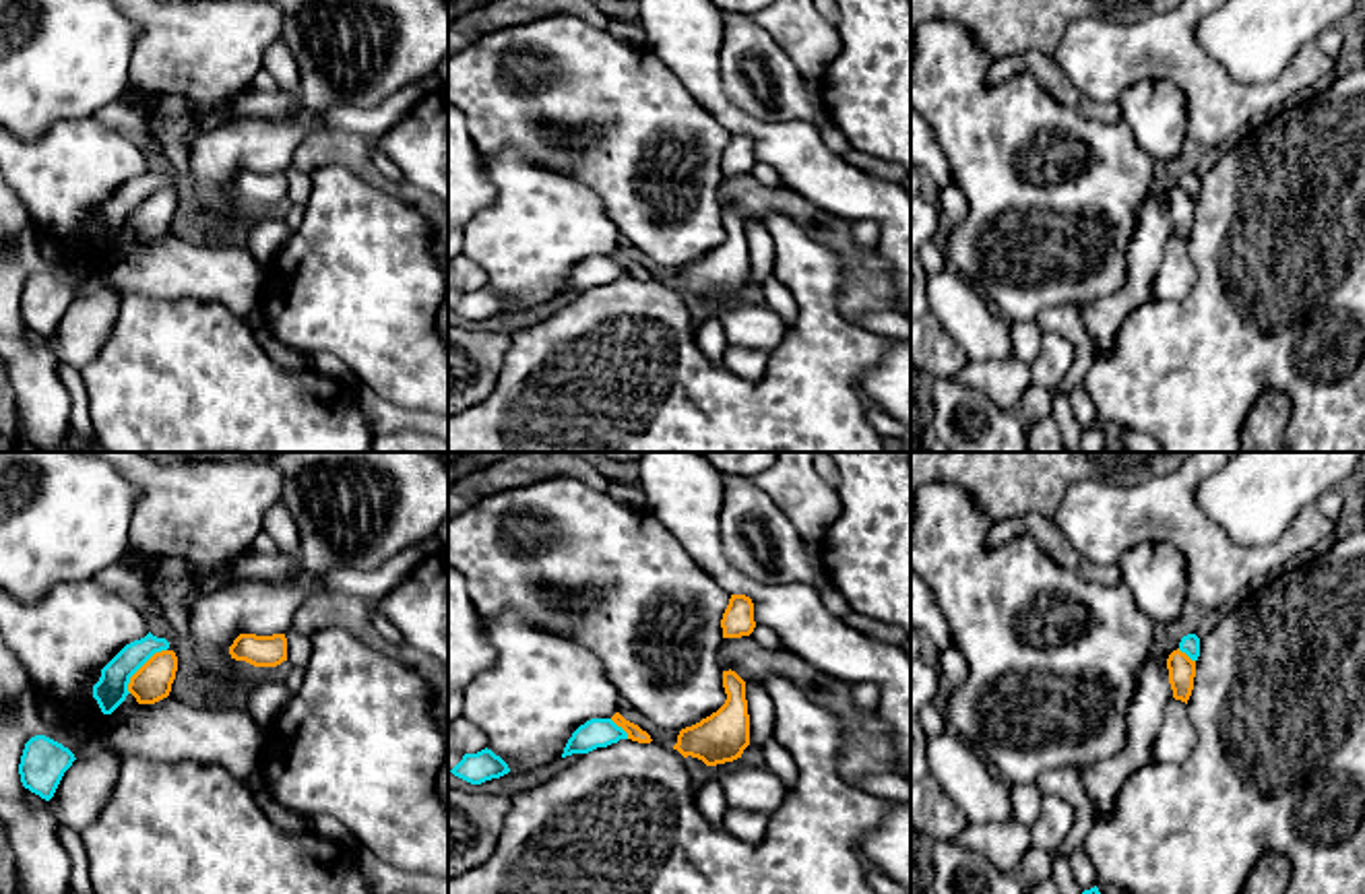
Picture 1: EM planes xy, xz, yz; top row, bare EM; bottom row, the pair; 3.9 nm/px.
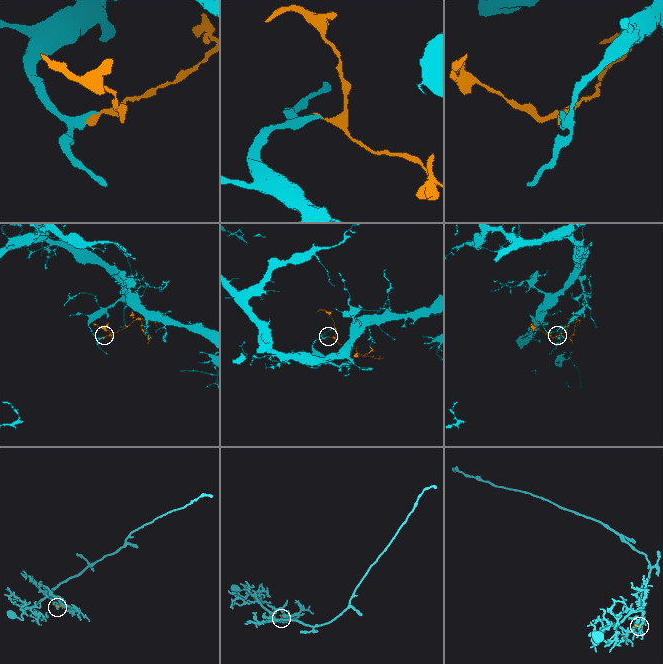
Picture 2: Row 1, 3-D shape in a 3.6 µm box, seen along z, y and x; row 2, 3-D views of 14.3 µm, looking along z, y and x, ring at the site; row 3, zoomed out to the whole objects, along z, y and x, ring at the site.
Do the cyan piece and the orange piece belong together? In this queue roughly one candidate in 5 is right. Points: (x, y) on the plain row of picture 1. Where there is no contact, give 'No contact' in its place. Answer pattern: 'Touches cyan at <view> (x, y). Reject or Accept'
Touches cyan at xy (141, 203). Reject

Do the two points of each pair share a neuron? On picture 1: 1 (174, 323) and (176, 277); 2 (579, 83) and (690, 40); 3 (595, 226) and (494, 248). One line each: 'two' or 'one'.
1: two
2: two
3: one

